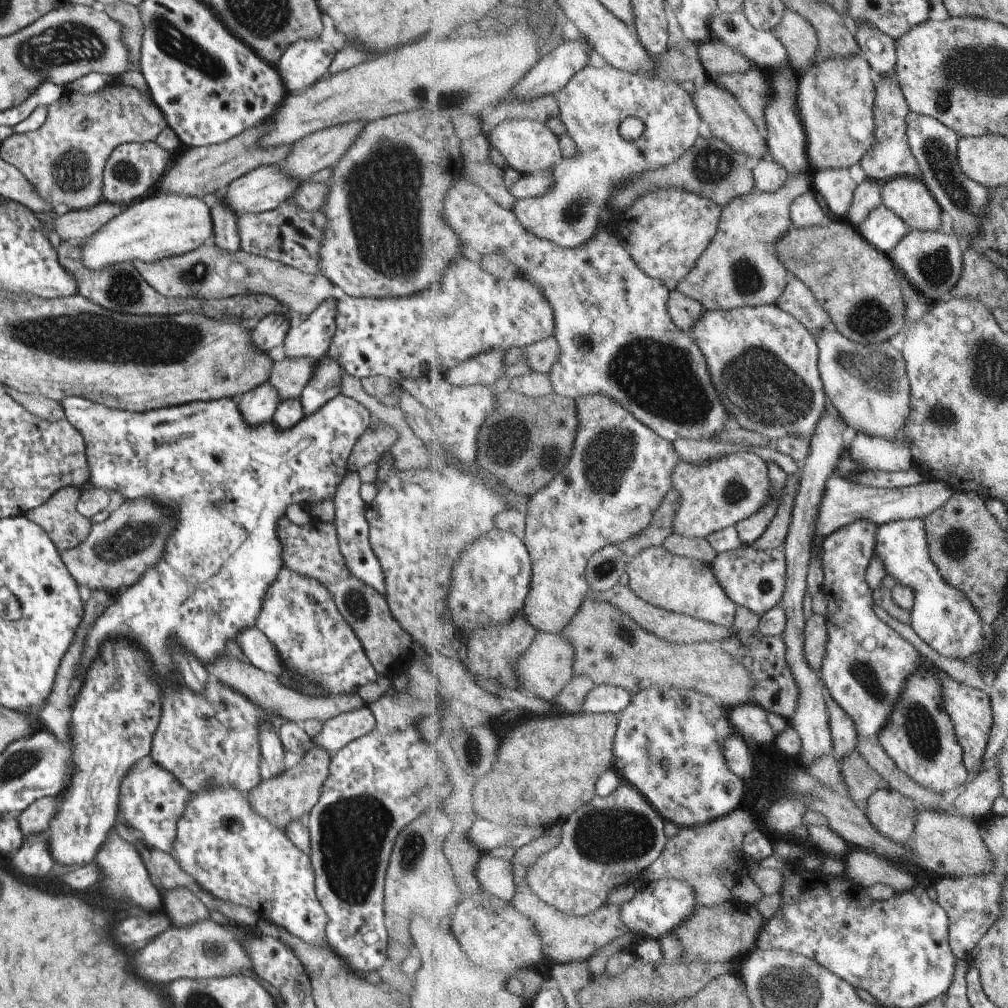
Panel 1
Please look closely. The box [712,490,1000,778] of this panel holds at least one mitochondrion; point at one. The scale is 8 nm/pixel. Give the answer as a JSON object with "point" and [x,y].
{"point":[921,731]}

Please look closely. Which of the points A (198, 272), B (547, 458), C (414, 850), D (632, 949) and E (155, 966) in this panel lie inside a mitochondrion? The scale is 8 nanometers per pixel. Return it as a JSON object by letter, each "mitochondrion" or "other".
{"A":"mitochondrion","B":"mitochondrion","C":"mitochondrion","D":"other","E":"other"}

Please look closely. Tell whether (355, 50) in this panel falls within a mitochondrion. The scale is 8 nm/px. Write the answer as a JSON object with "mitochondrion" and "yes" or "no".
{"mitochondrion":"no"}

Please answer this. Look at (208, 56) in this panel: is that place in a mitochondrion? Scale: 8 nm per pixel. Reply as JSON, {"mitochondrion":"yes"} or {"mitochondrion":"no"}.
{"mitochondrion":"yes"}

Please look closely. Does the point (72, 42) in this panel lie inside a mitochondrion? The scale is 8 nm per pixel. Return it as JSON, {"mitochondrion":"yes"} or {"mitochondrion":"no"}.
{"mitochondrion":"yes"}

